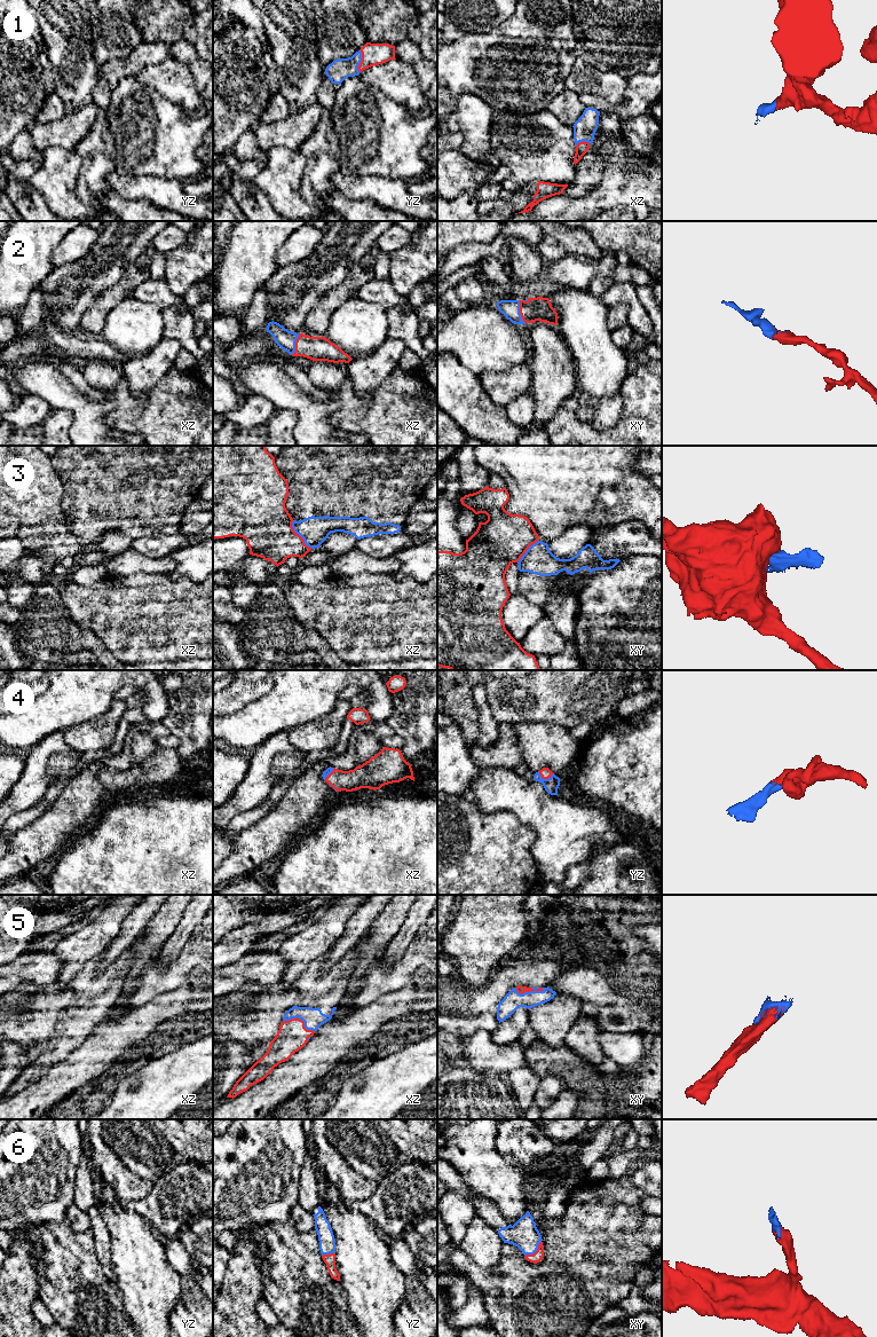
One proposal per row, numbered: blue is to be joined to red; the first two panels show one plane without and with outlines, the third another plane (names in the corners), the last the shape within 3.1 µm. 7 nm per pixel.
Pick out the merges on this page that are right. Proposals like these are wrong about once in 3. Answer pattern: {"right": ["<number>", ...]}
{"right": ["1", "2", "4", "5", "6"]}

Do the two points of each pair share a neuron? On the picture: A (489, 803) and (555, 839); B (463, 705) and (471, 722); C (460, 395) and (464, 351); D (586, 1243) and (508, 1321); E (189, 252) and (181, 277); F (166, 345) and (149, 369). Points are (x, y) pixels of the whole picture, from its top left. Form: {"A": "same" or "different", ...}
{"A": "same", "B": "same", "C": "different", "D": "same", "E": "same", "F": "same"}

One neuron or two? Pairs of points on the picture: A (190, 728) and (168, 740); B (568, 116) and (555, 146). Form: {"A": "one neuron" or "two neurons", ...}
{"A": "two neurons", "B": "two neurons"}

